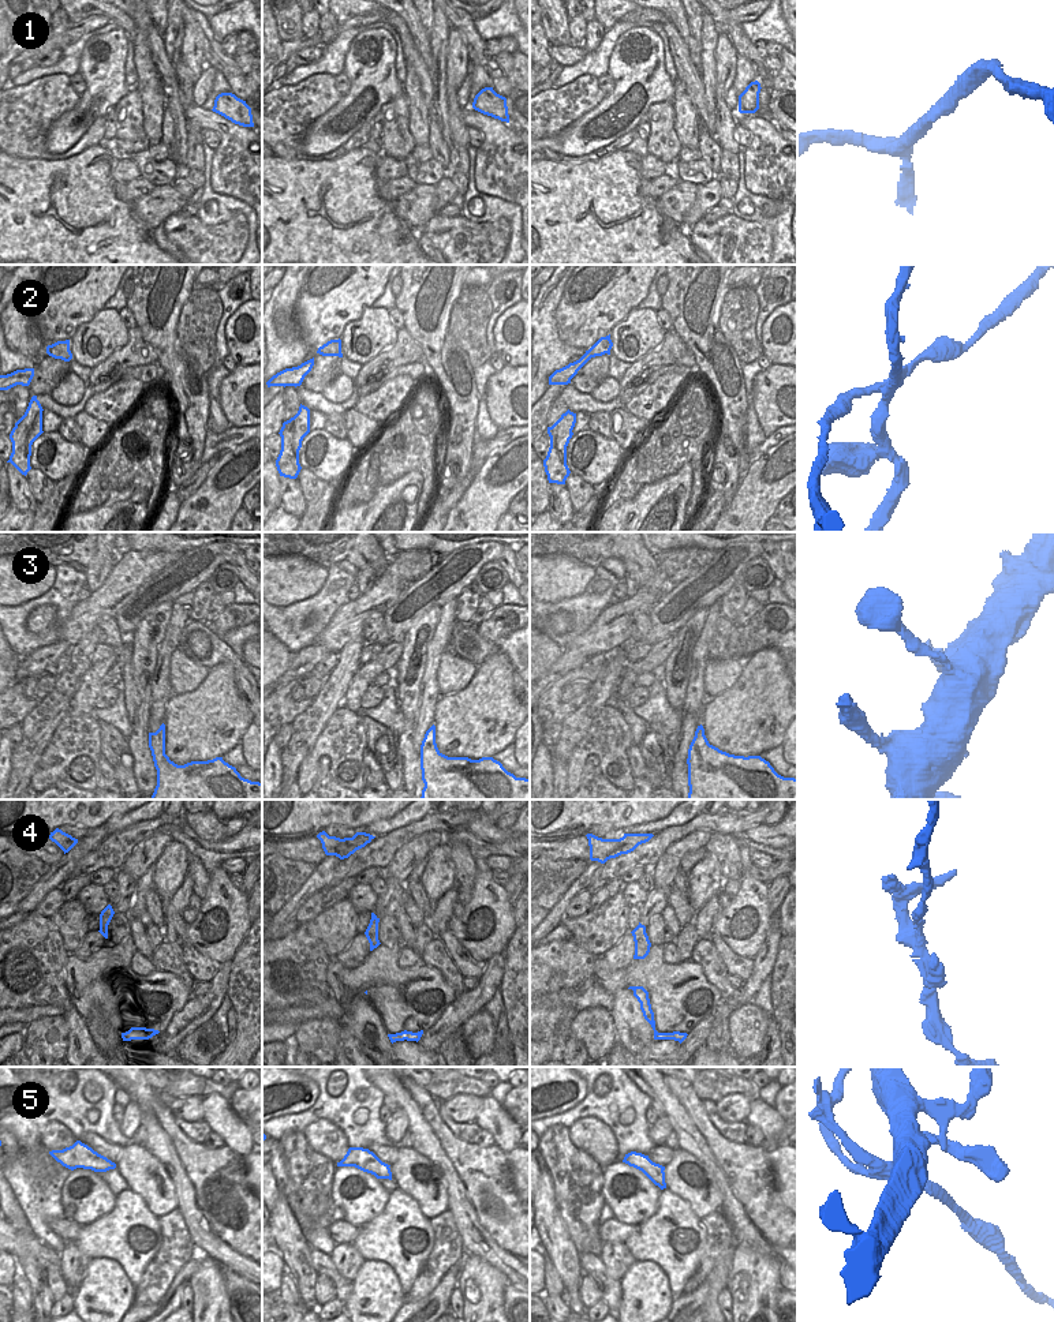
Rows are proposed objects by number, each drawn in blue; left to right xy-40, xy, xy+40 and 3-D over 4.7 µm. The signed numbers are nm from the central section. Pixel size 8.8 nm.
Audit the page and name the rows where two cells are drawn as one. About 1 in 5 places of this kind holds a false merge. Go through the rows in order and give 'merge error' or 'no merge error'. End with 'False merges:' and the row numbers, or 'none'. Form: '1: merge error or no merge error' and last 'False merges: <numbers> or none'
1: no merge error
2: merge error
3: no merge error
4: no merge error
5: merge error
False merges: 2, 5

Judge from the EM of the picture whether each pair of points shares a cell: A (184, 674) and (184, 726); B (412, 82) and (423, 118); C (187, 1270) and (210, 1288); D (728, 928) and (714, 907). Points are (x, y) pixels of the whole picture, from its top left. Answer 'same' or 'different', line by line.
A: different
B: same
C: different
D: different

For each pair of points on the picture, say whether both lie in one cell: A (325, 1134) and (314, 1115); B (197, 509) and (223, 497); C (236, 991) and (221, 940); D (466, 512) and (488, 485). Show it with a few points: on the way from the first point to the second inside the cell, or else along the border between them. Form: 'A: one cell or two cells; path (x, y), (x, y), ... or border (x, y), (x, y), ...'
A: two cells; border (302, 1130), (320, 1119), (328, 1119), (344, 1137)
B: one cell; path (204, 509), (209, 509), (216, 502)
C: two cells; border (247, 933), (230, 961)
D: one cell; path (473, 505), (486, 491)

